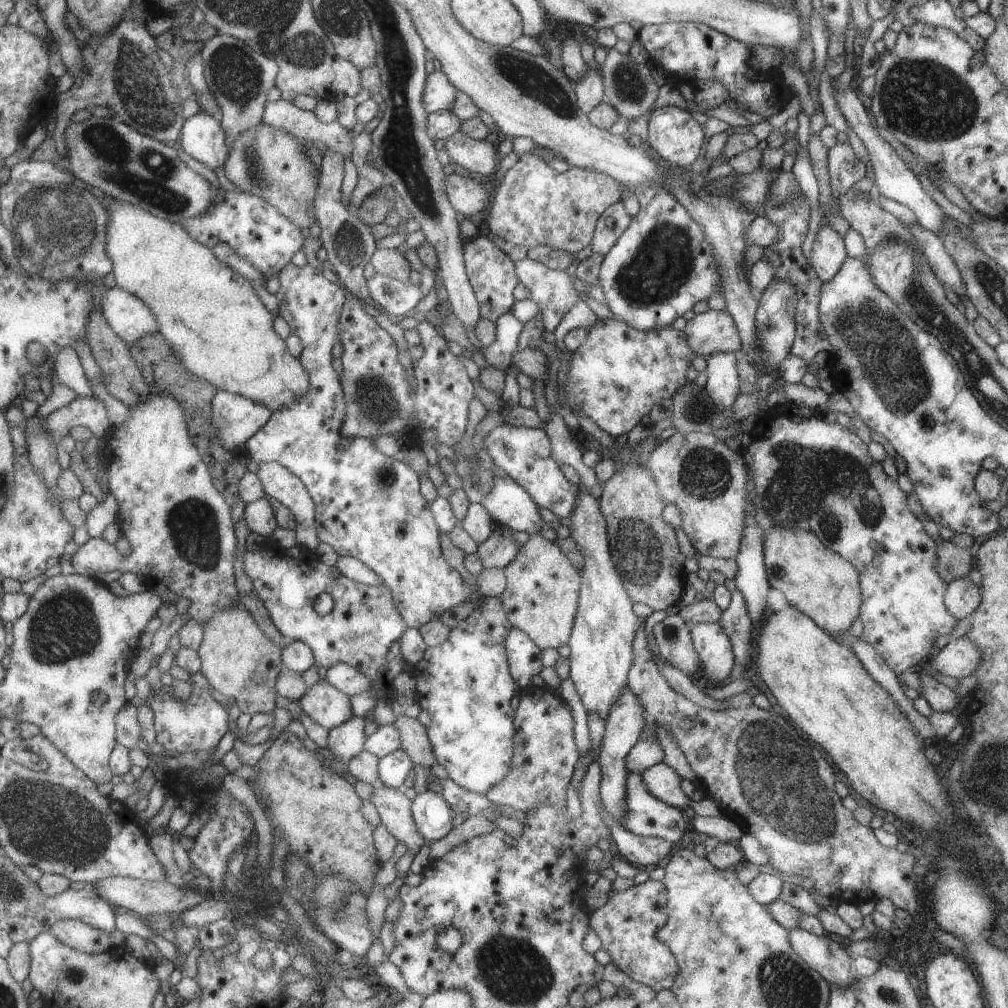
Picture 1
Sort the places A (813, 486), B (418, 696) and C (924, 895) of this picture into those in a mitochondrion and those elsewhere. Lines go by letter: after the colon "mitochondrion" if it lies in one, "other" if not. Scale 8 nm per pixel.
A: mitochondrion
B: other
C: other

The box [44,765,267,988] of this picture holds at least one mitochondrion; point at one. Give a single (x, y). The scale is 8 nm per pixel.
(72, 974)

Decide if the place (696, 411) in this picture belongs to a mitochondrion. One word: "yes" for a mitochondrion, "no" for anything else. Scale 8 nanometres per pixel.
yes

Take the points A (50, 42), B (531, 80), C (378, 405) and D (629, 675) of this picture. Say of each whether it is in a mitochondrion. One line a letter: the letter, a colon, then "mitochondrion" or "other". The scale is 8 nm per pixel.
A: other
B: mitochondrion
C: mitochondrion
D: other

